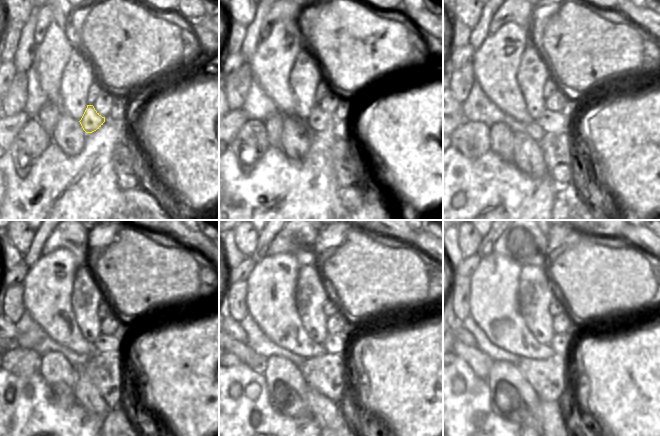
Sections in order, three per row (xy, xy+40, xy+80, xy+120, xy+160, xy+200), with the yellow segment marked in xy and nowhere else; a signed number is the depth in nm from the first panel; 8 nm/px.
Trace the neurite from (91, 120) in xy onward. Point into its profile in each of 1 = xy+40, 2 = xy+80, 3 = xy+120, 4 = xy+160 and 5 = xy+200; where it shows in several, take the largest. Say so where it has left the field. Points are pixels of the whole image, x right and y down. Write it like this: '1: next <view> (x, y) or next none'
1: next xy+40 (318, 120)
2: next xy+80 (550, 121)
3: next xy+120 (104, 343)
4: next xy+160 (337, 343)
5: next xy+200 (561, 342)

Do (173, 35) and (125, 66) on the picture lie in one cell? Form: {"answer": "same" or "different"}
{"answer": "same"}

